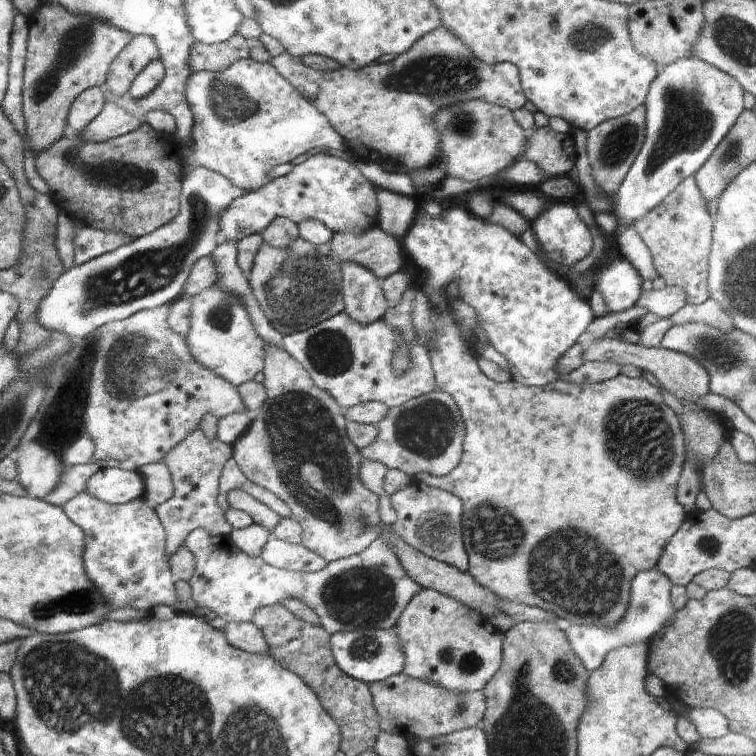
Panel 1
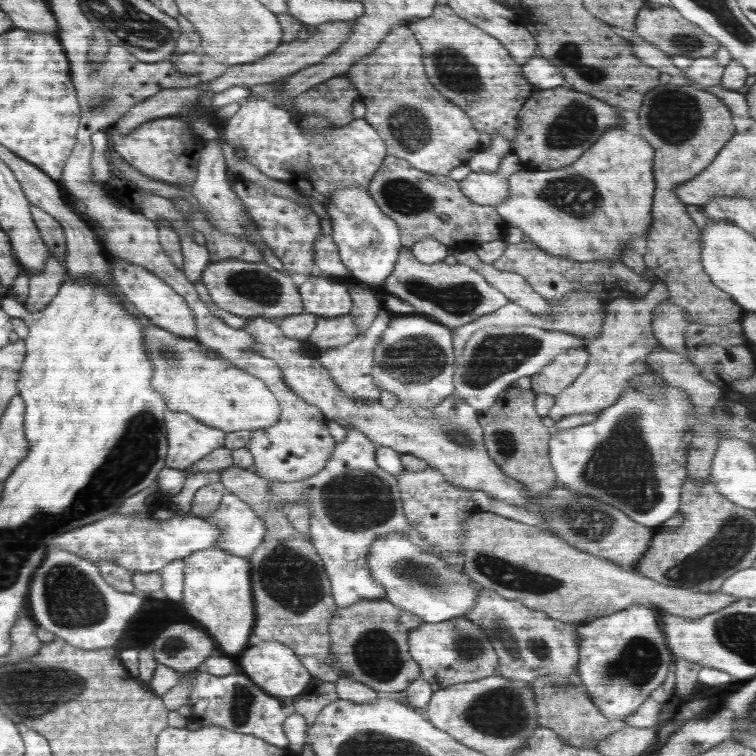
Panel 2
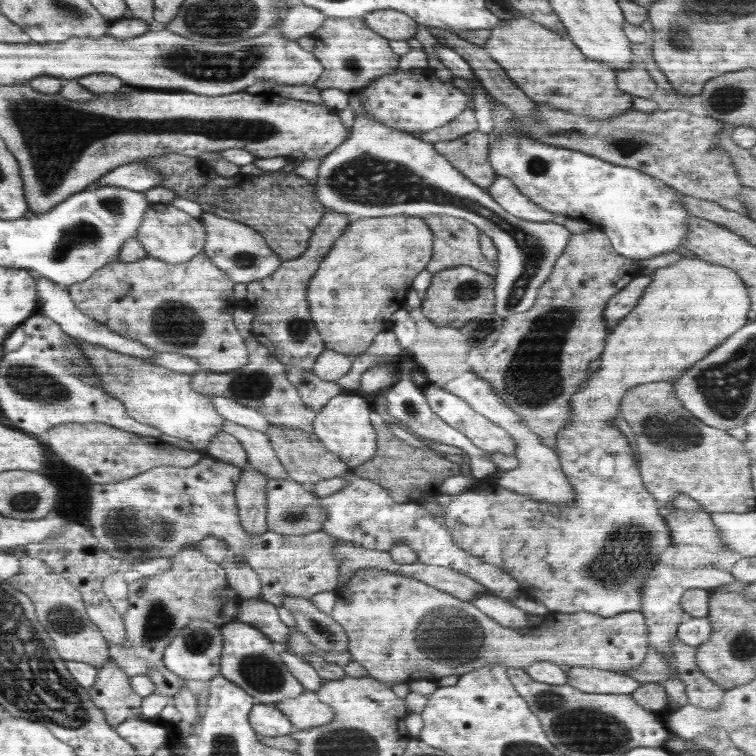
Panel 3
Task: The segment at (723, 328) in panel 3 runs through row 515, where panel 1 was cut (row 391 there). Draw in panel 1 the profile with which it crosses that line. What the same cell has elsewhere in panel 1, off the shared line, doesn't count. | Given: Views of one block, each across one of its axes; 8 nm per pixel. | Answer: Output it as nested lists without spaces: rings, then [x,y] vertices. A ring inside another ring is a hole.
[[[432,308],[431,315],[438,347],[429,352],[435,386],[455,401],[465,436],[460,463],[449,474],[434,477],[417,473],[412,478],[414,482],[444,490],[463,503],[461,528],[469,559],[467,572],[498,599],[550,610],[564,624],[618,623],[636,572],[655,569],[666,544],[687,515],[676,500],[676,482],[682,472],[685,448],[678,415],[666,406],[660,390],[642,377],[617,376],[594,386],[566,384],[560,378],[542,388],[528,388],[513,380],[496,383],[479,370],[478,352],[460,336],[460,326],[454,326],[456,320],[450,312],[438,316]],[[644,442],[656,442],[652,450],[660,446],[664,454],[648,464]]]

